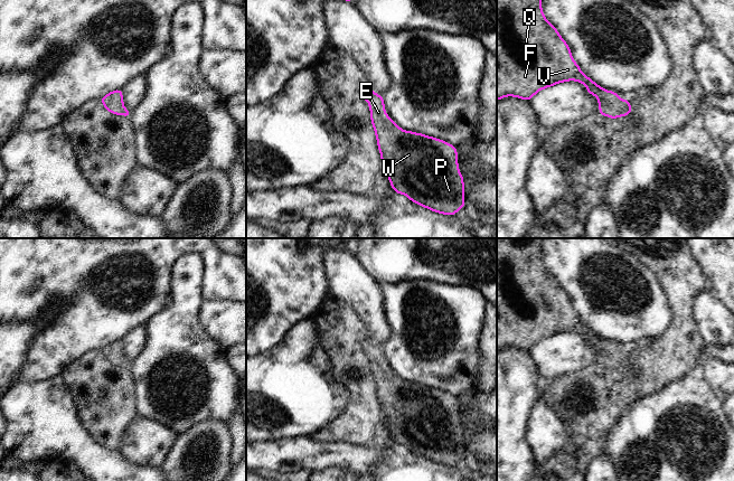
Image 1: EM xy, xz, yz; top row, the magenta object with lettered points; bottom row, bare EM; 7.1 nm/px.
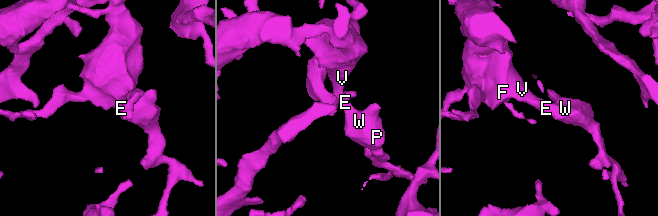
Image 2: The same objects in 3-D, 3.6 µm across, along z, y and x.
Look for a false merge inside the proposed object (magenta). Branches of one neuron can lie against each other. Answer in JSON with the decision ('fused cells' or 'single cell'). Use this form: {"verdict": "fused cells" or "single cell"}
{"verdict": "single cell"}

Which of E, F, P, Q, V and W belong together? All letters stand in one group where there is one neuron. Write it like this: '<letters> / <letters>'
E F P Q V W

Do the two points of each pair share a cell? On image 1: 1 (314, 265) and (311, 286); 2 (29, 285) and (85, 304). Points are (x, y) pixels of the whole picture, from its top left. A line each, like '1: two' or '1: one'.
1: one
2: one

